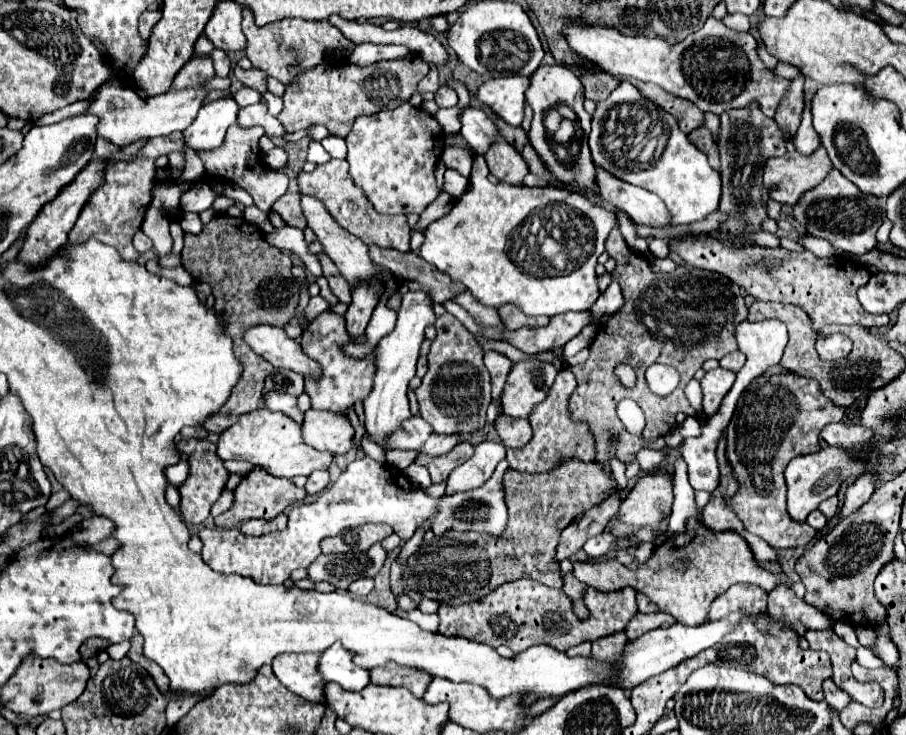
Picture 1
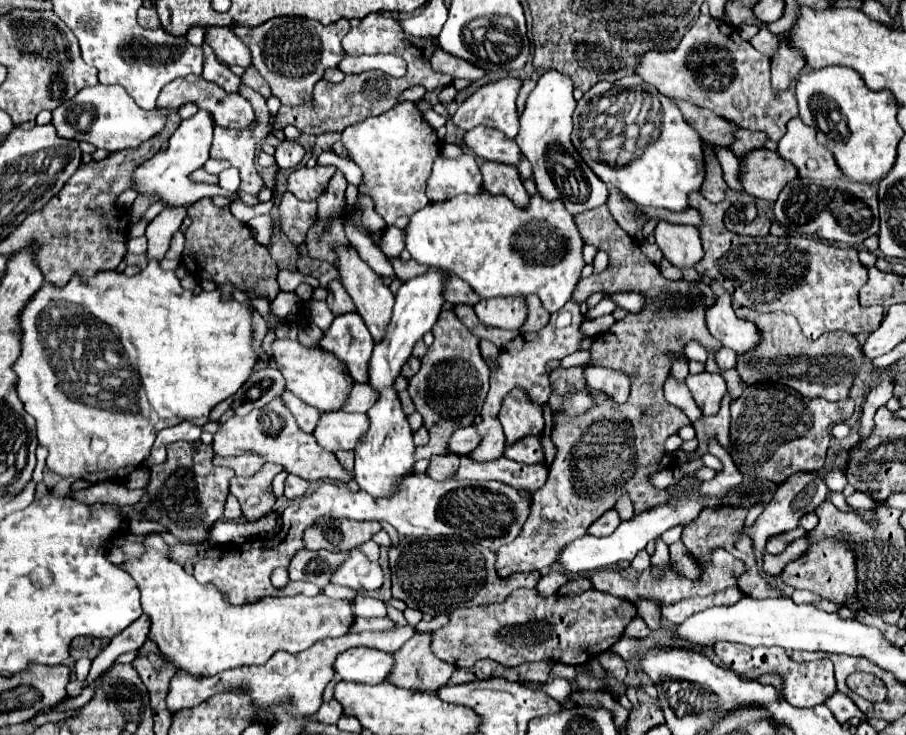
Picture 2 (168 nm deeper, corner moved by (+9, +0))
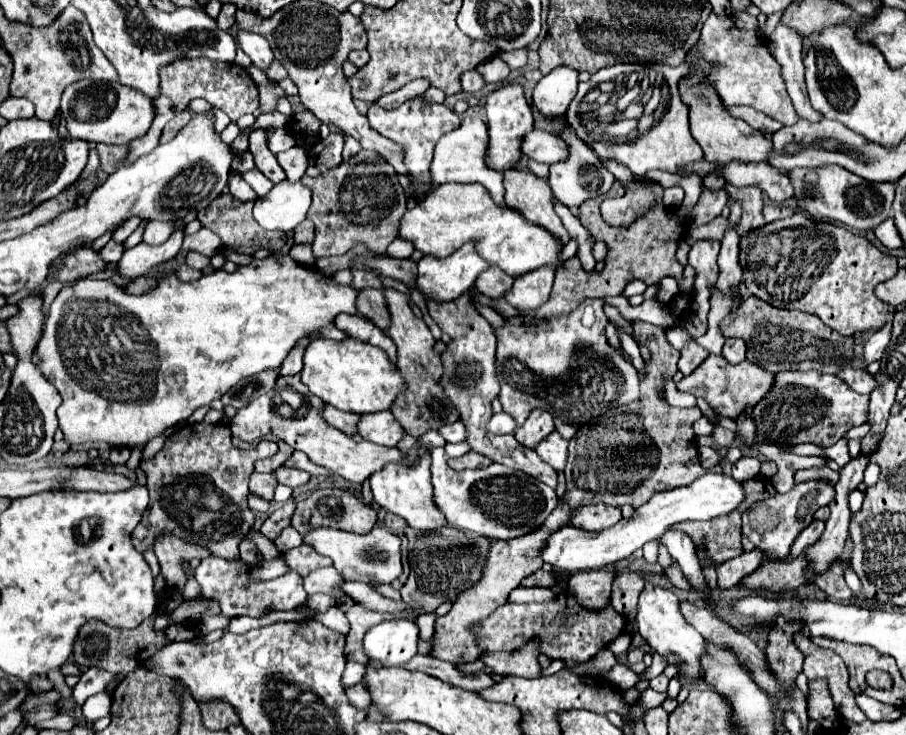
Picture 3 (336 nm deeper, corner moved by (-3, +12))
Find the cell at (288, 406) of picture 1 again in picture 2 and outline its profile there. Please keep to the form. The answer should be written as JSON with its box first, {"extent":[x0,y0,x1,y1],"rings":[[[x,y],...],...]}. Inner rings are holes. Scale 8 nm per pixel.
{"extent":[281,390,319,432],"rings":[[[289,390],[283,392],[281,400],[283,400],[283,404],[289,408],[289,412],[295,416],[299,428],[301,428],[303,432],[313,432],[315,422],[317,422],[317,418],[319,418],[319,410],[317,410],[317,408],[311,408],[309,404],[303,404],[303,400],[299,400],[299,398],[297,398],[295,394],[291,394]]]}

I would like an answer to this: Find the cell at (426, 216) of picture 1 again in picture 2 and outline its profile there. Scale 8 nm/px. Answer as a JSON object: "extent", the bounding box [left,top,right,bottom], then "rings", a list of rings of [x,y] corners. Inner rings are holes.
{"extent":[383,226,405,256],"rings":[[[389,226],[383,232],[383,252],[387,256],[399,256],[399,252],[405,248],[405,230]]]}

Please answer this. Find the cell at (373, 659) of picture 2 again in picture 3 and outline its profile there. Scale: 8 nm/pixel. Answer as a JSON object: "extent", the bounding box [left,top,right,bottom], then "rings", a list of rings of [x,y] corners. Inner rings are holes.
{"extent":[363,620,419,666],"rings":[[[383,620],[363,640],[365,654],[383,666],[399,666],[417,654],[419,628],[413,620]]]}

